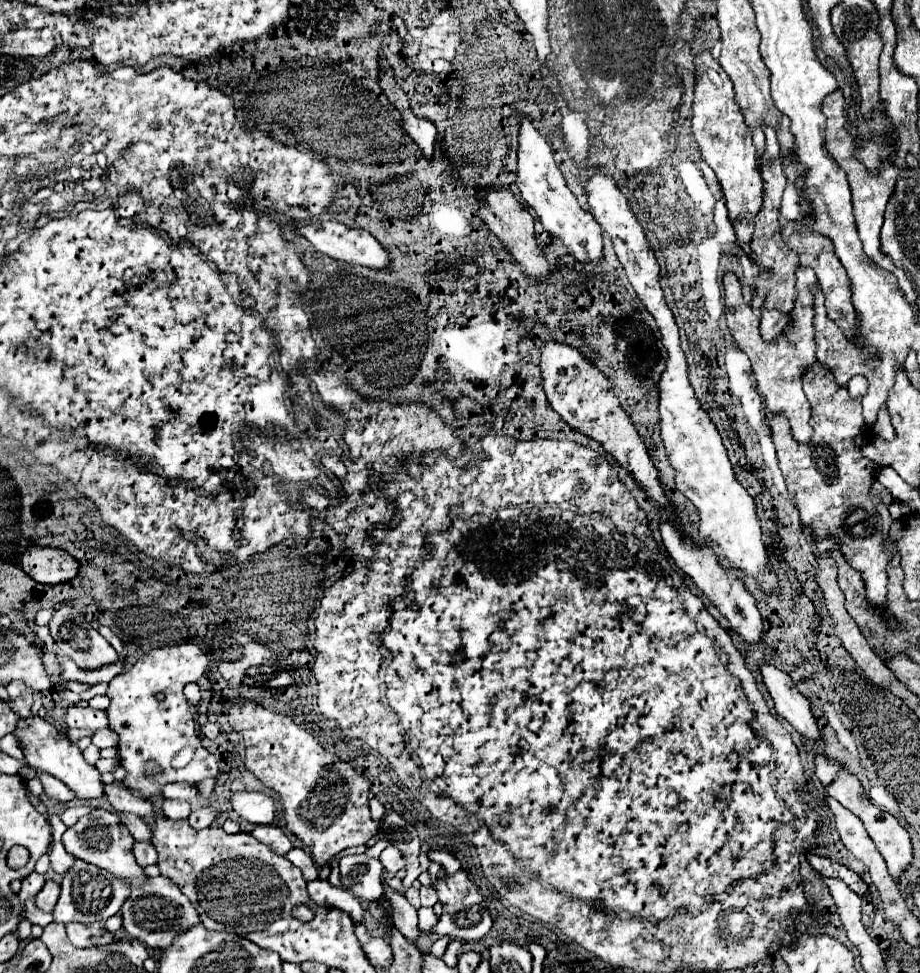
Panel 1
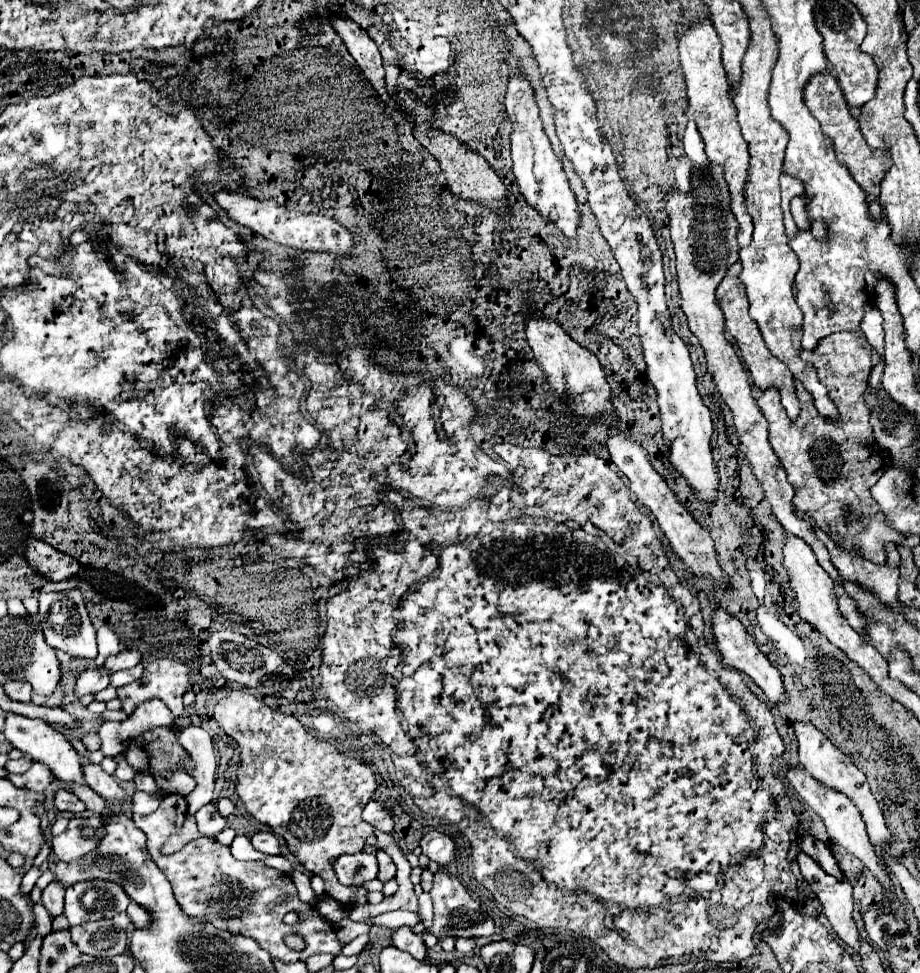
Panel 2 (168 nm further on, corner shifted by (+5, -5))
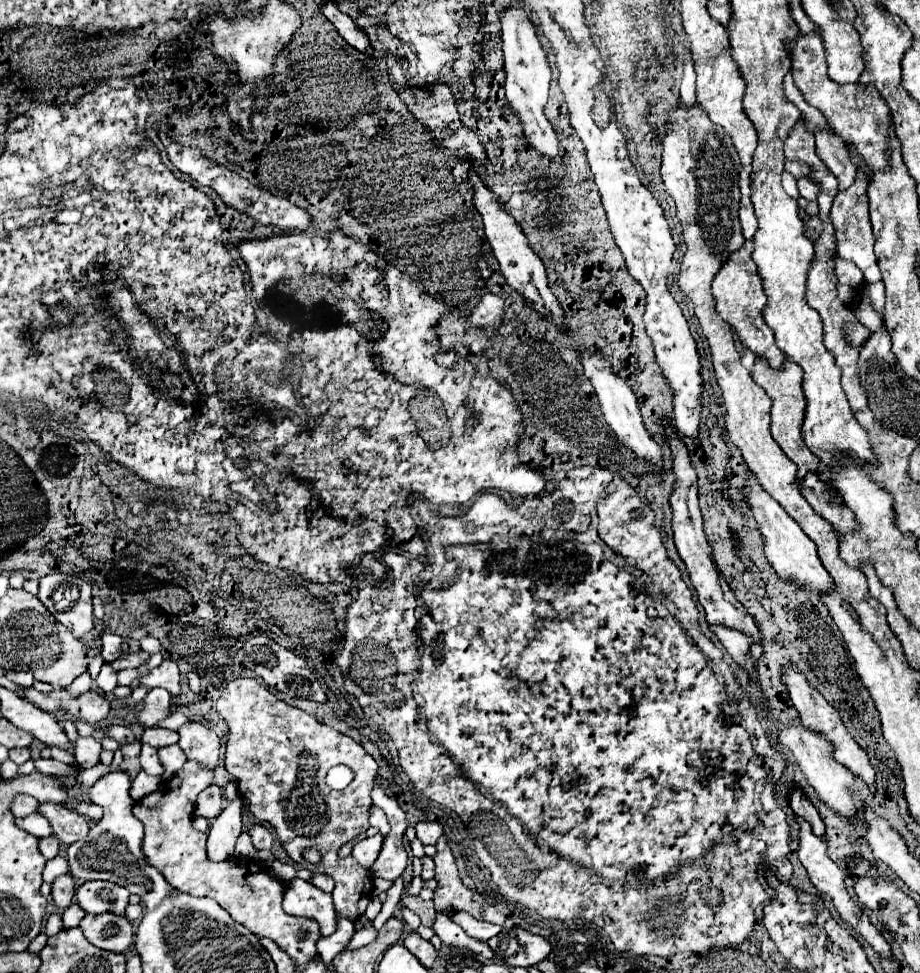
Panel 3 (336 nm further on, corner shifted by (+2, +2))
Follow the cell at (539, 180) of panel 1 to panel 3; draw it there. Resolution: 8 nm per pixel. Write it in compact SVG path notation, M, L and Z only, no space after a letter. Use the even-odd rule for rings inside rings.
M507 9L501 17L501 35L503 35L503 55L505 55L505 93L507 103L515 117L519 117L523 135L527 143L541 155L555 159L559 153L559 137L553 131L549 119L545 117L543 109L549 95L549 81L551 81L551 69L547 65L545 51L541 49L541 43L535 35L535 27L529 21L527 13L523 9Z

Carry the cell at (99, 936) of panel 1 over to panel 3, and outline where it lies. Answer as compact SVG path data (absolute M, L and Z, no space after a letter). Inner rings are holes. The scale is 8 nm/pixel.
M85 915L79 927L89 943L105 951L123 953L133 941L133 925L123 915Z

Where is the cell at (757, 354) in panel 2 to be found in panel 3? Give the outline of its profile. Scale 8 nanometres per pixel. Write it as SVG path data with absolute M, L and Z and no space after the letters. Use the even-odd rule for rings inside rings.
M747 241L743 245L743 249L733 253L727 259L727 263L721 267L721 271L715 275L715 279L713 279L713 297L717 301L715 311L719 313L719 317L723 321L727 321L735 329L735 333L739 335L745 349L755 353L755 357L759 357L759 359L767 359L767 363L773 369L781 369L781 365L785 363L785 353L775 345L773 333L771 333L771 329L767 329L767 325L761 317L761 309L763 309L767 297L763 295L763 283L755 269L753 259L751 259L751 249L753 249L753 245L751 245L751 241Z

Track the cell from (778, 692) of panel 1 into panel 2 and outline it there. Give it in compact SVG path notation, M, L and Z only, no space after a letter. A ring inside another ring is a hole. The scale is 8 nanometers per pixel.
M714 600L714 612L712 612L712 636L714 636L714 642L716 642L716 648L720 650L722 654L722 662L730 668L736 668L744 674L748 674L762 690L764 694L772 700L772 702L782 702L786 698L786 690L784 690L784 684L782 684L782 678L780 678L780 672L770 664L770 660L760 652L760 648L756 646L754 638L746 632L746 628L742 626L742 622L732 616L728 610L720 608Z

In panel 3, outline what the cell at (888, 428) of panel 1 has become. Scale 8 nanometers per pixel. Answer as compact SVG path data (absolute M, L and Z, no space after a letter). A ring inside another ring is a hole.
M871 283L867 287L867 291L869 291L871 307L881 315L883 313L883 303L885 303L885 285L883 283Z

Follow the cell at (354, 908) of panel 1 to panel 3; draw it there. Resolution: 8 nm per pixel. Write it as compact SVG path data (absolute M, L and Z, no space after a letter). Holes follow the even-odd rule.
M273 861L271 871L275 873L275 877L279 877L279 879L283 879L283 881L291 881L291 879L295 879L295 875L297 875L295 865L281 863L281 861Z

